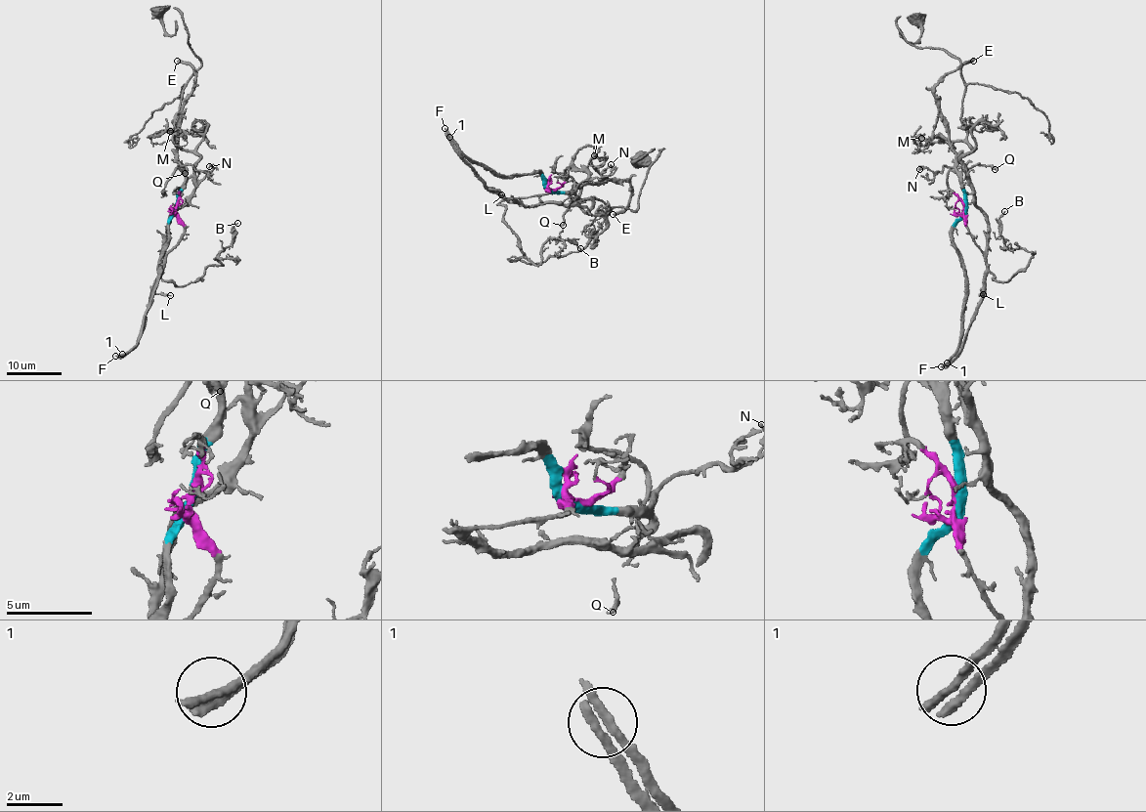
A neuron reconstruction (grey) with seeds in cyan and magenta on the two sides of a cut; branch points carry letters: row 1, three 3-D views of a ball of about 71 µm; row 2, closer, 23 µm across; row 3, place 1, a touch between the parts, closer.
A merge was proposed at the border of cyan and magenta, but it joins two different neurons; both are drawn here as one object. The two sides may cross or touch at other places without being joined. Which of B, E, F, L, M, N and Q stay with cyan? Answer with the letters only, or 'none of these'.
E, F, M, N, Q

